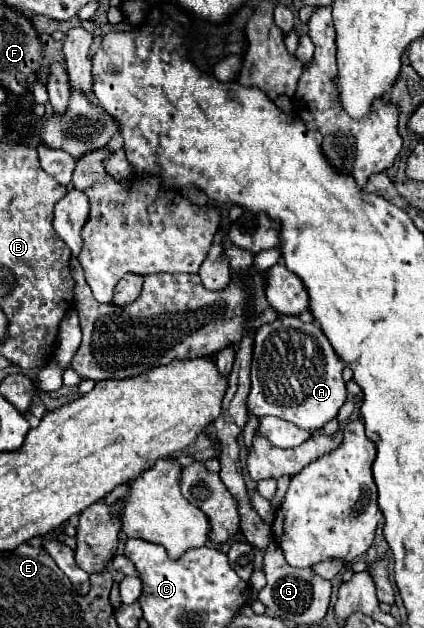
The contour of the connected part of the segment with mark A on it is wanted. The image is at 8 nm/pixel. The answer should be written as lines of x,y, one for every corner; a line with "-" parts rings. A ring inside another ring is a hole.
279,316
253,334
249,410
263,416
279,416
303,430
321,430
337,416
347,398
343,372
345,364
331,348
317,322
301,322
297,316

